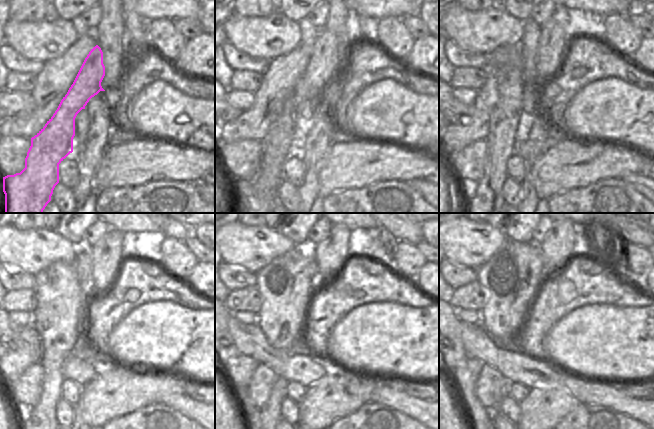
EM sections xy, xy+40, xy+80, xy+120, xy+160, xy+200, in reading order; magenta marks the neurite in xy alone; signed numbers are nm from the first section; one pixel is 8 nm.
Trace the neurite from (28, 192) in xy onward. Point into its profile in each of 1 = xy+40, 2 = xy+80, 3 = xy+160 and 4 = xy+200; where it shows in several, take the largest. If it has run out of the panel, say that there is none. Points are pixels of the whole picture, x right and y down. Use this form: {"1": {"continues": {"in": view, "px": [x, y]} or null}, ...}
{"1": {"continues": {"in": "xy+40", "px": [277, 145]}}, "2": {"continues": {"in": "xy+80", "px": [555, 36]}}, "3": {"continues": {"in": "xy+160", "px": [330, 255]}}, "4": {"continues": {"in": "xy+200", "px": [558, 245]}}}

